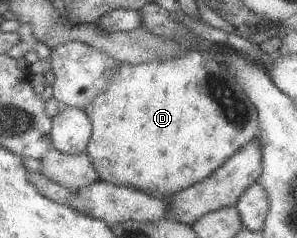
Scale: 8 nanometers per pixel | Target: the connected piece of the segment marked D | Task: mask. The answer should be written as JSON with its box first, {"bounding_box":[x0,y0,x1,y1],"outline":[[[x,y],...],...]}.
{"bounding_box":[84,48,258,197],"outline":[[[184,48],[180,53],[174,53],[170,57],[156,57],[156,59],[148,59],[148,61],[137,63],[118,62],[118,65],[112,67],[112,71],[110,71],[106,87],[100,93],[96,93],[96,96],[88,101],[88,105],[84,105],[84,113],[88,115],[91,124],[91,133],[85,151],[88,153],[92,165],[94,165],[97,177],[100,177],[101,181],[113,185],[128,185],[128,187],[134,187],[134,189],[144,189],[148,193],[162,195],[162,197],[175,195],[205,179],[220,165],[223,165],[224,161],[232,156],[232,153],[235,153],[242,145],[255,138],[258,130],[256,109],[250,103],[250,99],[244,97],[240,85],[236,85],[230,69],[226,69],[222,63],[211,59],[206,52],[192,48]]]}

